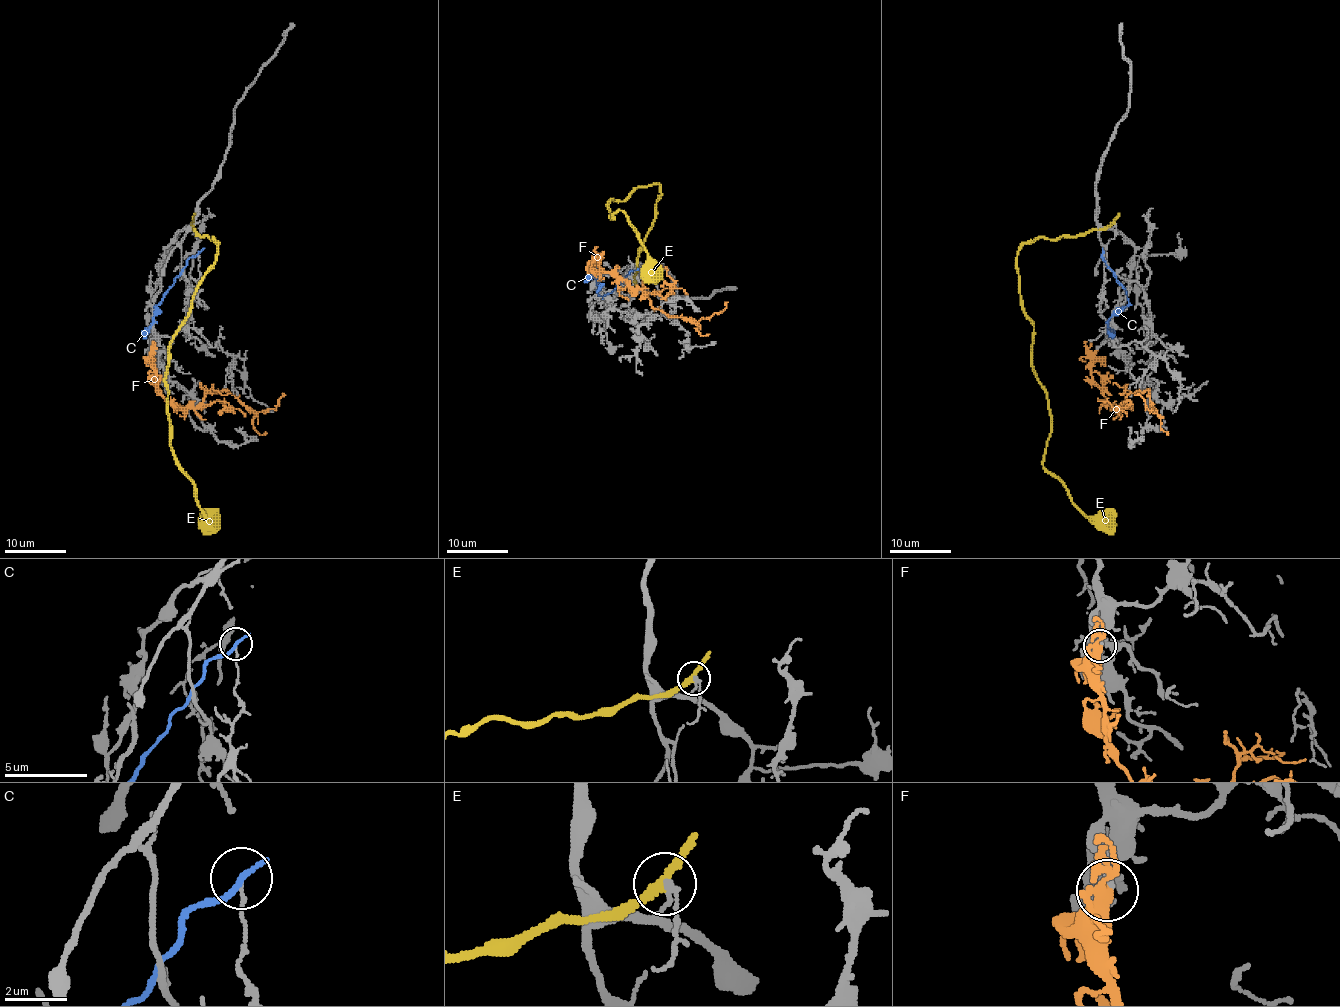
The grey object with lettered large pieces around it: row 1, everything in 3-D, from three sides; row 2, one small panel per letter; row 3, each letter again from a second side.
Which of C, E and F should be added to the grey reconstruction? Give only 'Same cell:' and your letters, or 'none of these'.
Same cell: F

